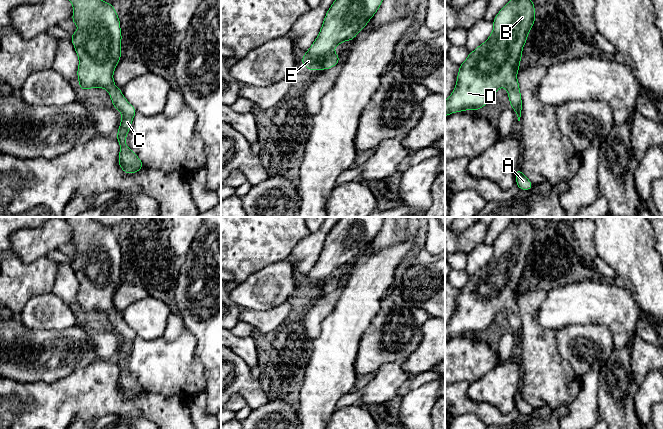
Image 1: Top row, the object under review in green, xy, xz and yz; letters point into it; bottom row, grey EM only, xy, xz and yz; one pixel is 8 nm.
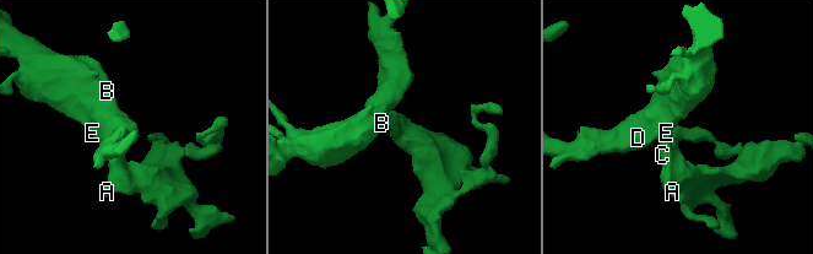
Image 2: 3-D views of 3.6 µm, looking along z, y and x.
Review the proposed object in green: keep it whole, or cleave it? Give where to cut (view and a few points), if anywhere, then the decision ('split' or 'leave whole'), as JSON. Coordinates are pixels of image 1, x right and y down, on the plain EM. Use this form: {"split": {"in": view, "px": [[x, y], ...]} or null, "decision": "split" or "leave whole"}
{"split": null, "decision": "leave whole"}

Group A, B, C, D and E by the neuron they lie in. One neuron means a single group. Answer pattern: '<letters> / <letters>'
A B C D E

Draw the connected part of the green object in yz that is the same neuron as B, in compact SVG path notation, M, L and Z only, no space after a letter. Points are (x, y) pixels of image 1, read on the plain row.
M515 217L509 226L492 244L493 255L486 266L469 276L466 284L459 289L457 306L450 321L445 325L445 341L465 334L478 335L489 327L496 315L506 311L510 329L520 345L523 333L517 296L520 292L522 275L528 263L528 257L535 247L535 230L533 224L524 217Z

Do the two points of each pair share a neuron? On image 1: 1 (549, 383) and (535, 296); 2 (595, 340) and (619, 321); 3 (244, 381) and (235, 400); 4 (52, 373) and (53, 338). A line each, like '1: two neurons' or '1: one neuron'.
1: one neuron
2: two neurons
3: two neurons
4: one neuron

